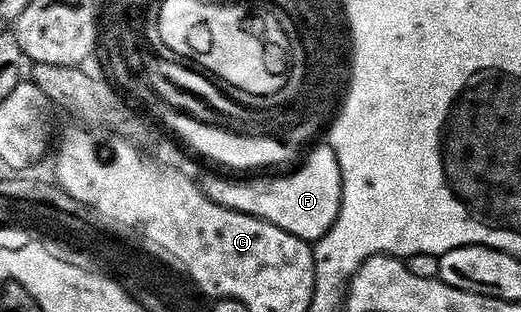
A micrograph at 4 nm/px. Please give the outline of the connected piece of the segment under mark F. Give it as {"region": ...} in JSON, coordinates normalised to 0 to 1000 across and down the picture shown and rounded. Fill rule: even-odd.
{"region":[[[616,458],[608,465],[593,490],[593,506],[572,535],[564,554],[555,554],[549,567],[493,567],[501,561],[486,561],[480,580],[453,580],[447,567],[422,567],[417,554],[393,554],[388,567],[382,567],[382,590],[392,619],[405,635],[413,651],[420,651],[428,663],[436,663],[443,676],[459,676],[461,683],[472,683],[484,696],[495,696],[505,702],[512,715],[520,715],[528,728],[536,728],[543,740],[551,740],[559,753],[566,753],[574,766],[591,772],[595,779],[605,779],[612,763],[633,734],[635,724],[643,715],[643,702],[651,689],[651,651],[655,647],[655,551],[651,548],[651,522],[643,510],[643,484],[628,458]]]}

